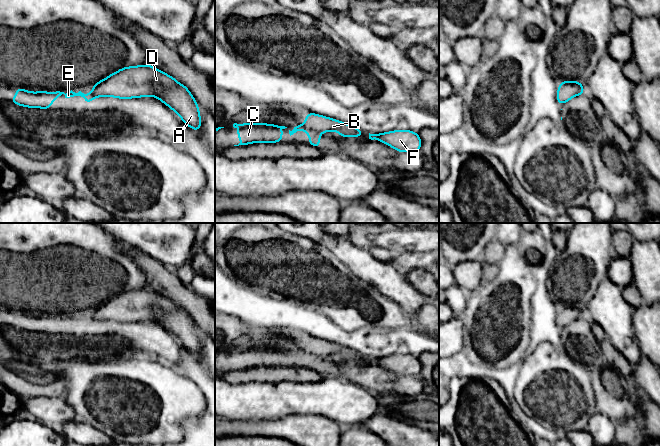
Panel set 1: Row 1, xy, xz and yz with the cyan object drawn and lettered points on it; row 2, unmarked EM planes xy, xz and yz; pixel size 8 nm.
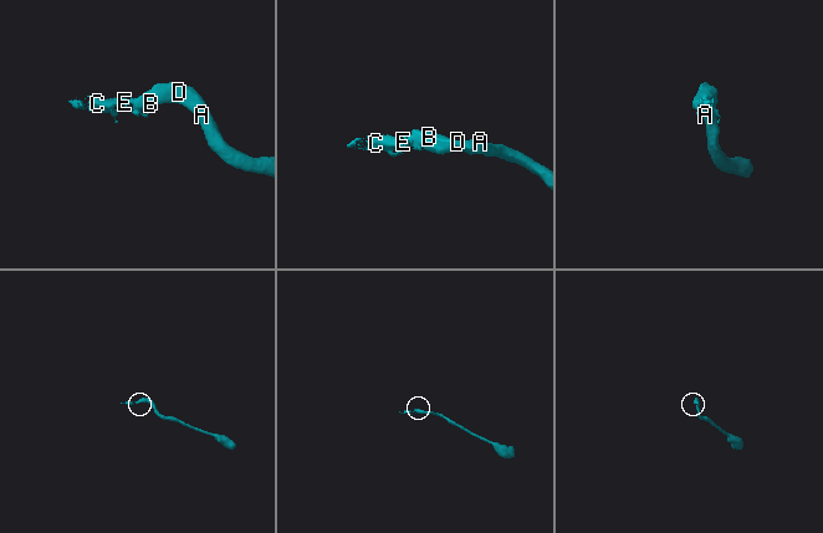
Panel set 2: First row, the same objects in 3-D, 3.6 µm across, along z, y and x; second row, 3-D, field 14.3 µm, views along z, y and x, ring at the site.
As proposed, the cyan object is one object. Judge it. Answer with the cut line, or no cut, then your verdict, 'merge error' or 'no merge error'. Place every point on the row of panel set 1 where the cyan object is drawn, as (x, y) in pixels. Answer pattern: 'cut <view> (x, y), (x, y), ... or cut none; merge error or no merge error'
cut xz (302, 125), (318, 132); merge error

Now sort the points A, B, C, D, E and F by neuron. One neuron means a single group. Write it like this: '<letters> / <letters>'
A B D F / C E

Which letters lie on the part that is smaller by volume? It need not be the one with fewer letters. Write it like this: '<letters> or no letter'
C, E

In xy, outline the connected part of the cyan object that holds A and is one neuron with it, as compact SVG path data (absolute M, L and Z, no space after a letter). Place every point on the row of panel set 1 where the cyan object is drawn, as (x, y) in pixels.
M149 64L125 66L98 81L91 89L97 97L131 99L154 96L175 111L188 127L194 131L201 128L198 103L188 88Z

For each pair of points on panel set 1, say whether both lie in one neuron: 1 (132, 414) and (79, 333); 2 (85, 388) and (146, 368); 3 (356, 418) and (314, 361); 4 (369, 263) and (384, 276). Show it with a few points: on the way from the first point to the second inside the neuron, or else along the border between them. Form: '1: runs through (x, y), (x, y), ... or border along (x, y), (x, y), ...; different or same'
1: border along (120, 354), (107, 359), (74, 359); different
2: runs through (100, 378), (106, 373), (131, 373); same
3: border along (327, 375), (341, 377), (350, 382); different
4: runs through (373, 267), (380, 274); same

